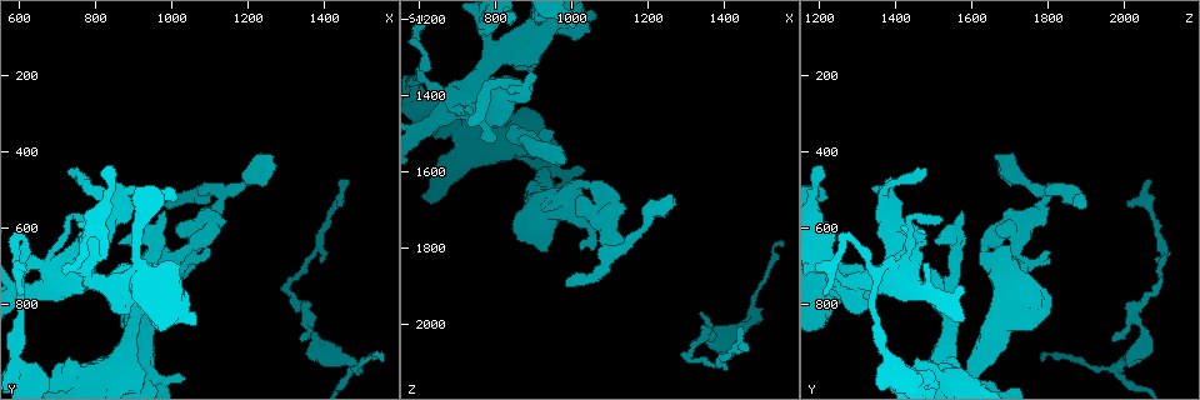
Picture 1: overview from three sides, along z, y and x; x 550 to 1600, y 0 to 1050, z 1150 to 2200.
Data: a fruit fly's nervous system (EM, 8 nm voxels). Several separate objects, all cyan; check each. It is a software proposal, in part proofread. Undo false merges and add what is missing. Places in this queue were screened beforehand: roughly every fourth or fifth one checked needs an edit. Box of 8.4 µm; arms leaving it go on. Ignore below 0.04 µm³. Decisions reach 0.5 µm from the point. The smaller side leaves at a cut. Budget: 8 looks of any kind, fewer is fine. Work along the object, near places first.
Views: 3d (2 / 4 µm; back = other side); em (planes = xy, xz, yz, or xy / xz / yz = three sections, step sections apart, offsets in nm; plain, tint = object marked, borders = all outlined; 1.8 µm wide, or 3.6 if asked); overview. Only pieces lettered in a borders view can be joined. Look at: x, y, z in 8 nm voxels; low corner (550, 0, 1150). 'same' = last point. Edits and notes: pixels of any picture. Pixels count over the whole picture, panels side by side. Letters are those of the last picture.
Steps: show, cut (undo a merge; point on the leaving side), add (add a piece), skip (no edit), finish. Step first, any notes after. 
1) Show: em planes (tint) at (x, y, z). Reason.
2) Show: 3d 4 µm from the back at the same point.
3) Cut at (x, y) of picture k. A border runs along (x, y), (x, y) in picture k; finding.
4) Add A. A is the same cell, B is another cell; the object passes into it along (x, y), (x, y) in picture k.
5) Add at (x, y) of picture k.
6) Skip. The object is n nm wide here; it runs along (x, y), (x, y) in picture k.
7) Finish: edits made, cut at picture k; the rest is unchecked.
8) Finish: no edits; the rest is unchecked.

Show: 3d 4 µm at (745, 440, 1475). An open end.

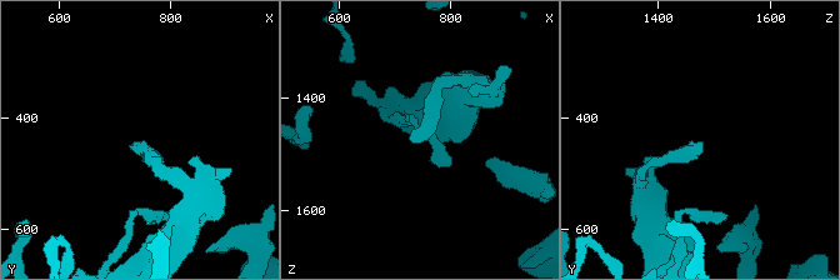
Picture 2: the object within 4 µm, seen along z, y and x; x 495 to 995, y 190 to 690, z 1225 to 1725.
Show: em xz step 4 (borders) at (735, 445, 1480). Now the EM.

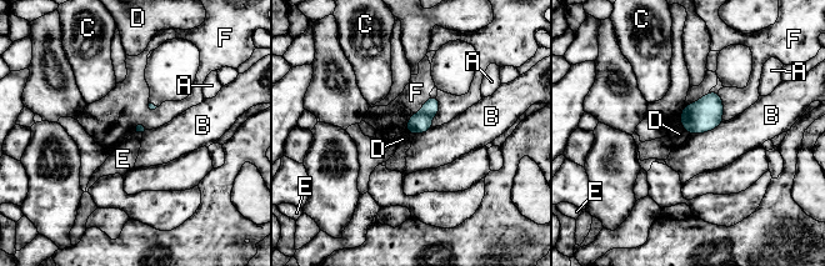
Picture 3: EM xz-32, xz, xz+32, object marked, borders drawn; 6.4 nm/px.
Skip. The longest contact is with F, 280 nm; A, B, C, D, E and F are other cells; no lettered piece goes on from it.

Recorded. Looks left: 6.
Show: em yz step 16 (borders) at (1030, 1000, 1605). An open end.

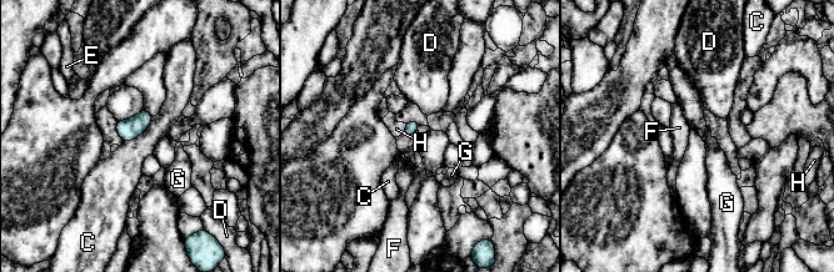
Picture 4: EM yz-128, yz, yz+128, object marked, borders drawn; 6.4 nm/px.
Skip. C, D, E, F, G and H are other cells; a border runs along (153, 117), (144, 131), (124, 142) in picture 4; none of them fits.

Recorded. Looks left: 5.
Show: 3d 2 µm at (1120, 505, 1810). Abrupt turn.

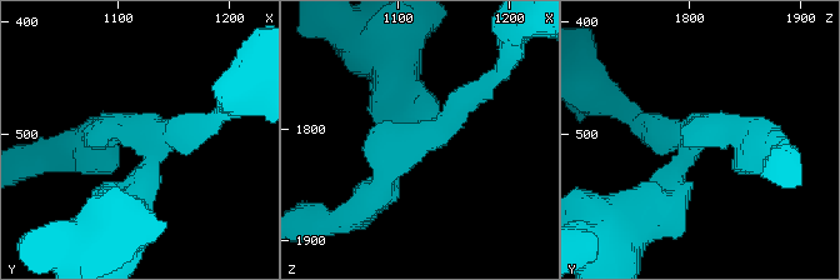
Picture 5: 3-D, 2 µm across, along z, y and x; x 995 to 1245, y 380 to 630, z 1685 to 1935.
Show: em planes (tint) at (1118, 498, 1810). Shape alone is not enough.

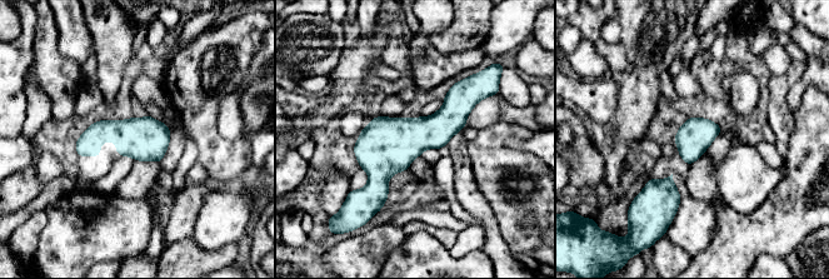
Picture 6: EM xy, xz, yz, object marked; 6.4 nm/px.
Show: em planes (borders) at the same point.

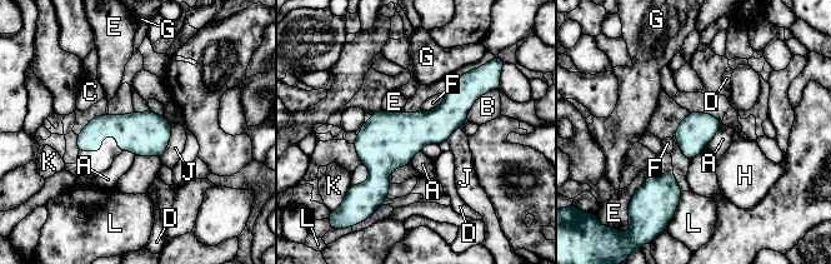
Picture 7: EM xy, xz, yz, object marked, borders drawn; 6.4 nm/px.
Skip. The longest contact is with B, 260 nm; A, B, C, D, E, F, G, H, J, K and L are other cells; a border runs along (722, 124), (705, 147) in picture 7; one neuron here.

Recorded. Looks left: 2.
Finish: no edits; the rest is unchecked.

